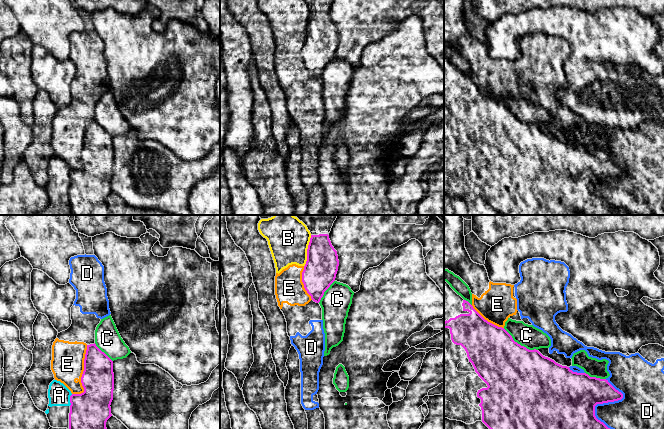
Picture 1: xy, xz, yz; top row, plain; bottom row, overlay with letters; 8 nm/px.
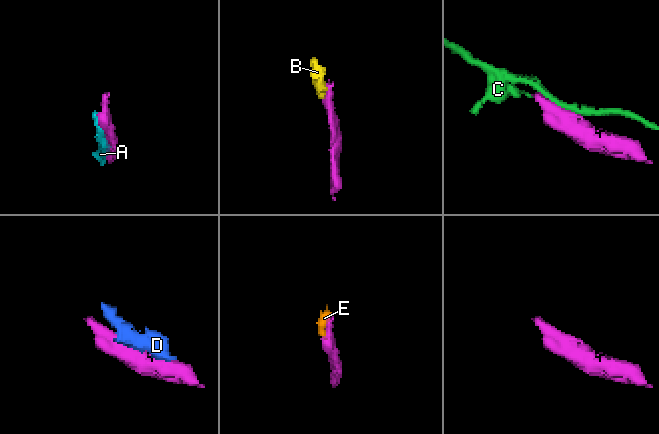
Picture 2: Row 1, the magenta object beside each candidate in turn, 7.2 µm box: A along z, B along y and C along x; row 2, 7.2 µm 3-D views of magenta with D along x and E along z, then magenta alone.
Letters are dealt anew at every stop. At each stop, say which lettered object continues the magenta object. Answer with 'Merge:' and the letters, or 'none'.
Merge: none

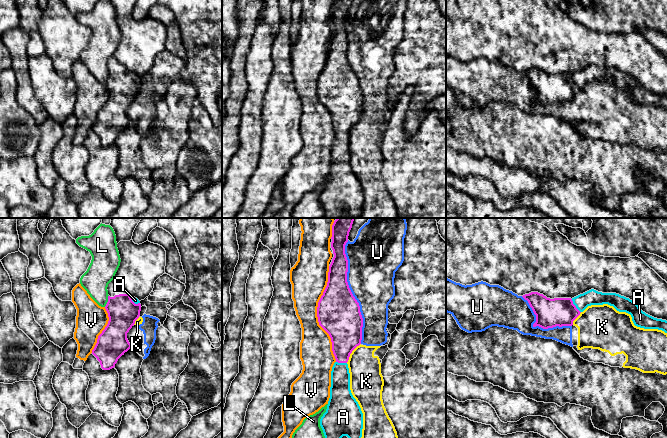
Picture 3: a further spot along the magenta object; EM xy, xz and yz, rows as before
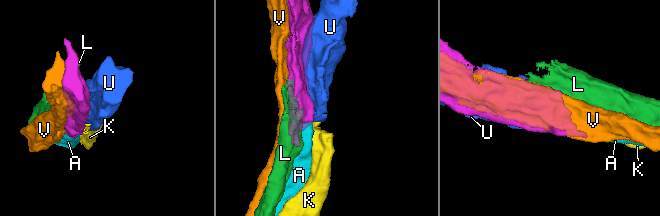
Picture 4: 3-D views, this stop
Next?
Merge: A

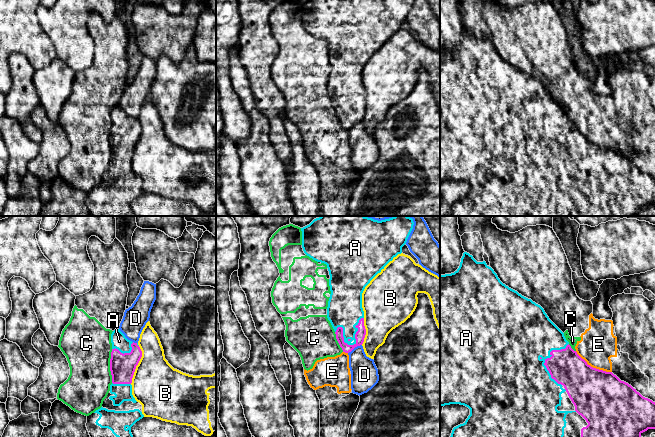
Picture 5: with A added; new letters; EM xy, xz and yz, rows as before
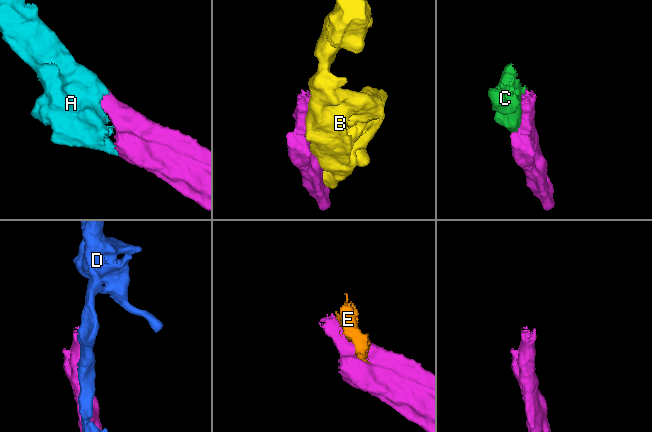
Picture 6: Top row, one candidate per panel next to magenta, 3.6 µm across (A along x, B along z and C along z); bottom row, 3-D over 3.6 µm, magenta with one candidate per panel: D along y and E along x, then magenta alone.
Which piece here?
Merge: A

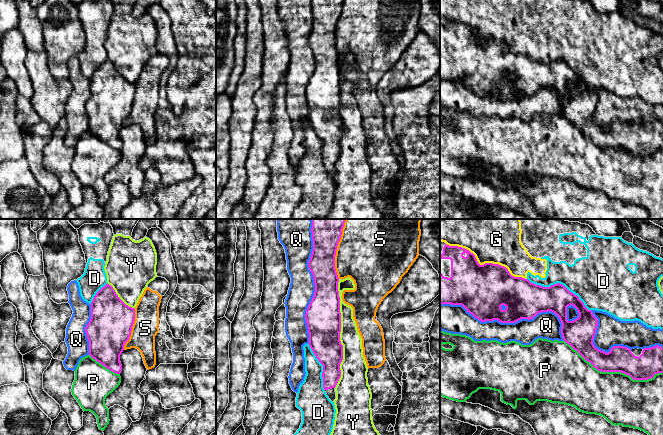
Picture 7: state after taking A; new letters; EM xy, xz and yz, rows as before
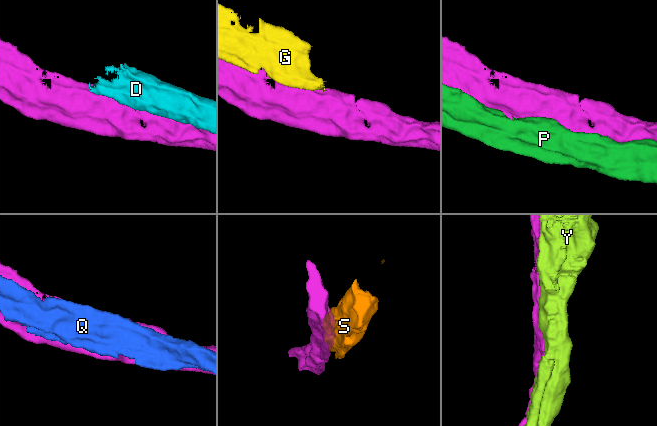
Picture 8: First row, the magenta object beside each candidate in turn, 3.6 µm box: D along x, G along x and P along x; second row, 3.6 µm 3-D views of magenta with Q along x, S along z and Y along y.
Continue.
Merge: none

